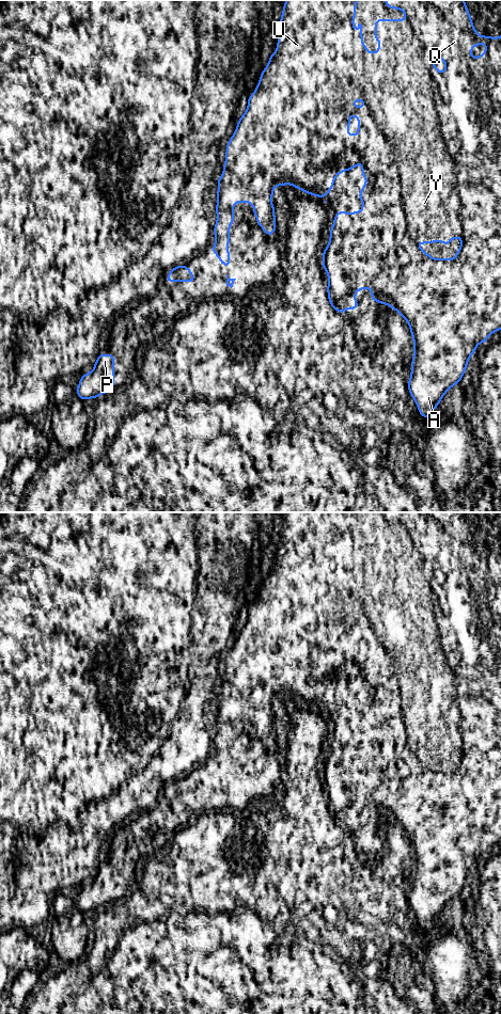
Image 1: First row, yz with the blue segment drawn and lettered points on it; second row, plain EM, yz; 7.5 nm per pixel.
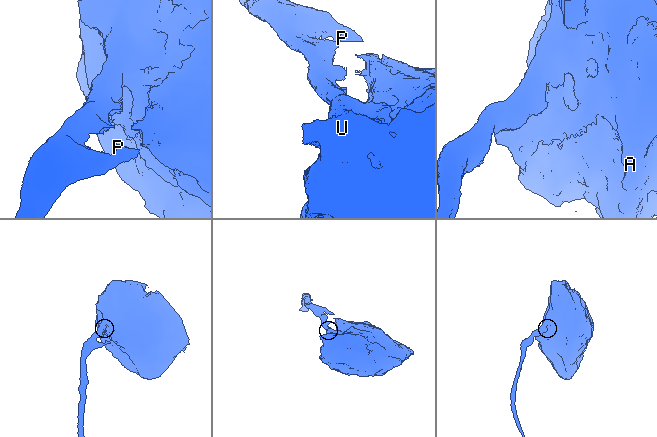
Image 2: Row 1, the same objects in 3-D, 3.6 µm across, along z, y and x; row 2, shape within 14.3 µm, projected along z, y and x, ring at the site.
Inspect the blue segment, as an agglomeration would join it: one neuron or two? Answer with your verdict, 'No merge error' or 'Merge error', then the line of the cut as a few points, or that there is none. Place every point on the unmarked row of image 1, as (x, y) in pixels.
No merge error. No split

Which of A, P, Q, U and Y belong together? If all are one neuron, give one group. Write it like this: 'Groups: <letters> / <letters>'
Groups: A P Q U Y

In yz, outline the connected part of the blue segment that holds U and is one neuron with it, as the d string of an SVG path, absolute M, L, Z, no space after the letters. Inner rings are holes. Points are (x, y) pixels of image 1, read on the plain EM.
M286 512L284 516L282 528L280 536L275 540L275 545L278 548L277 563L270 567L269 574L267 579L263 582L260 588L259 597L254 602L253 606L248 609L247 623L238 632L237 639L226 657L225 676L223 678L223 684L221 690L217 693L218 704L217 704L217 734L215 736L214 747L216 748L216 754L212 763L219 770L219 773L226 780L230 779L230 765L229 765L229 755L230 755L230 738L234 734L234 716L235 715L251 715L253 719L253 725L255 727L257 736L263 741L264 745L271 748L276 744L276 729L275 729L275 717L271 715L273 701L279 697L293 697L295 700L324 712L324 709L330 704L333 699L334 691L344 683L353 682L358 676L362 677L361 688L366 691L365 696L362 699L361 704L358 710L362 712L362 723L354 724L349 727L341 723L334 728L333 738L330 741L329 756L323 764L323 780L328 787L328 811L331 819L339 825L344 826L347 821L357 822L358 814L355 811L356 805L358 803L370 801L372 804L371 812L377 813L379 817L385 815L386 818L394 821L402 829L405 831L409 839L410 845L413 852L413 870L411 874L411 886L408 893L408 903L410 908L414 912L419 925L426 931L428 931L433 923L437 920L444 906L455 897L459 896L461 892L466 880L468 877L469 871L473 865L476 864L476 859L481 855L486 855L488 849L497 843L501 842L501 549L491 550L480 548L472 536L472 532L465 517L465 512L385 512L385 517L389 521L397 521L405 525L406 532L376 532L375 533L375 549L374 551L379 554L379 560L376 565L372 566L367 563L366 558L362 556L362 537L358 536L358 543L354 543L354 530L357 528L355 521L357 520L358 512ZM476 557L486 557L486 564L481 566L479 570L471 569L471 563ZM439 569L445 576L445 582L440 585L434 575L434 571ZM353 628L358 629L358 646L349 647L347 645L350 638L349 631ZM455 750L460 750L460 761L456 763L455 771L432 771L429 766L418 759L419 756L434 756L436 754L442 755L444 758L450 757L450 755Z

